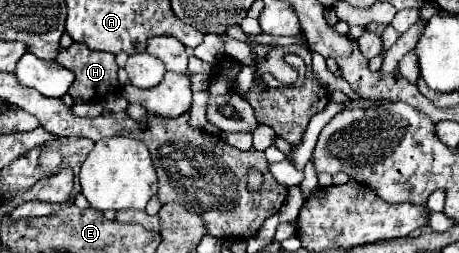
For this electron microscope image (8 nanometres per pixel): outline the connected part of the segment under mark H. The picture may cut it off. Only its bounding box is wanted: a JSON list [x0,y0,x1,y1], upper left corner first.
[57,44,119,104]

